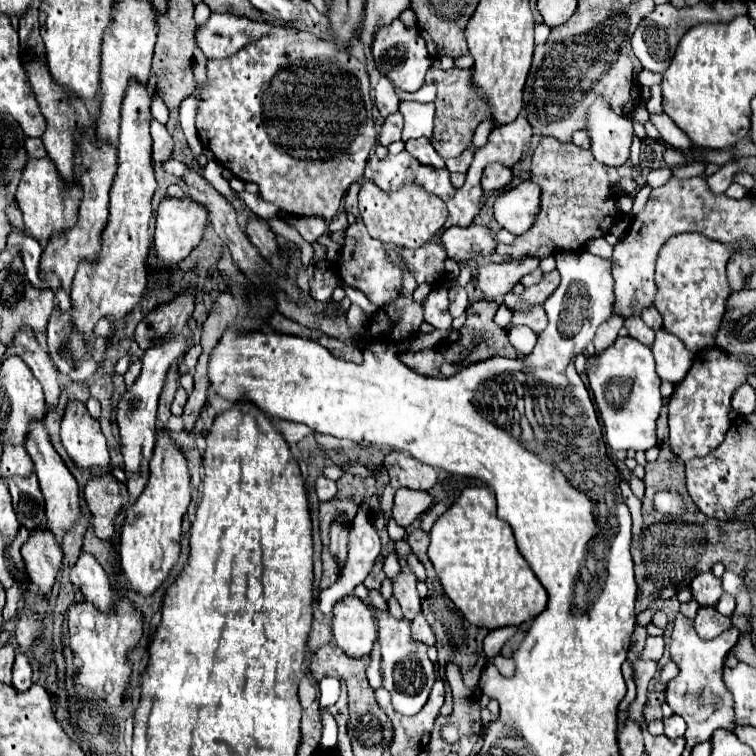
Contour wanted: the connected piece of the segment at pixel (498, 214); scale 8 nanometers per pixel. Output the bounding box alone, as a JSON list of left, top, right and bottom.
[495,180,541,236]

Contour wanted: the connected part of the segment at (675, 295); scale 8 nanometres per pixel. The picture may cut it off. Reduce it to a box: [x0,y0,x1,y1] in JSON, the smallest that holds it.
[653,234,753,354]

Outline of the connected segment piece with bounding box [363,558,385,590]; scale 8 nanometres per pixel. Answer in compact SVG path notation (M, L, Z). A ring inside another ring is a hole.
M377 558L375 564L373 564L373 568L371 568L371 572L369 572L369 576L363 580L363 584L365 584L367 590L375 590L375 588L381 586L383 580L385 580L385 574L383 574L383 560Z

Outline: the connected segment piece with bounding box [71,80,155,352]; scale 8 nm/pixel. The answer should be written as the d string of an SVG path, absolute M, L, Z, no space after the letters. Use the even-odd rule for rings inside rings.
M131 80L121 106L121 130L117 160L119 168L111 186L109 220L101 232L101 252L95 264L83 262L77 268L71 298L75 328L85 334L87 344L95 352L107 352L107 340L93 336L93 326L99 318L109 318L111 322L121 320L131 308L143 298L147 278L145 278L145 258L149 250L149 220L151 220L151 198L155 192L155 176L151 164L151 102L153 90L145 84Z

